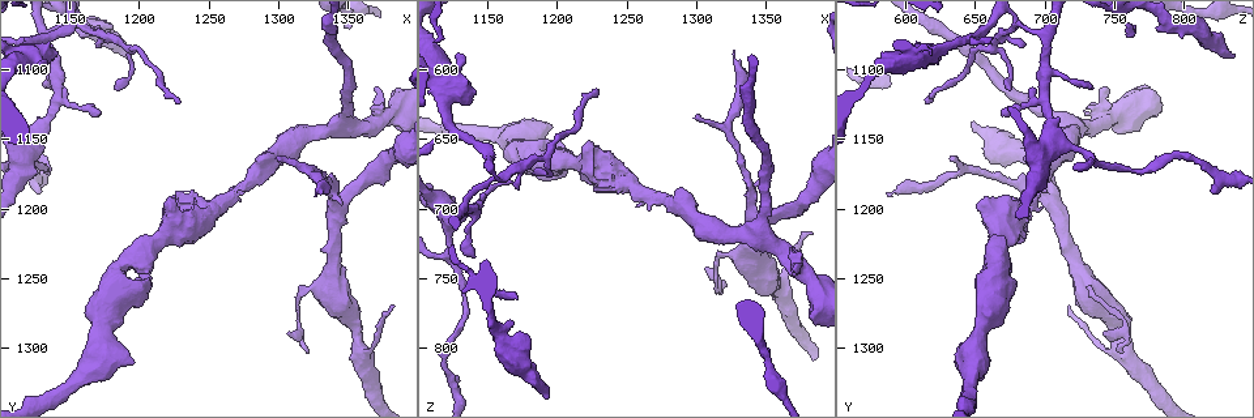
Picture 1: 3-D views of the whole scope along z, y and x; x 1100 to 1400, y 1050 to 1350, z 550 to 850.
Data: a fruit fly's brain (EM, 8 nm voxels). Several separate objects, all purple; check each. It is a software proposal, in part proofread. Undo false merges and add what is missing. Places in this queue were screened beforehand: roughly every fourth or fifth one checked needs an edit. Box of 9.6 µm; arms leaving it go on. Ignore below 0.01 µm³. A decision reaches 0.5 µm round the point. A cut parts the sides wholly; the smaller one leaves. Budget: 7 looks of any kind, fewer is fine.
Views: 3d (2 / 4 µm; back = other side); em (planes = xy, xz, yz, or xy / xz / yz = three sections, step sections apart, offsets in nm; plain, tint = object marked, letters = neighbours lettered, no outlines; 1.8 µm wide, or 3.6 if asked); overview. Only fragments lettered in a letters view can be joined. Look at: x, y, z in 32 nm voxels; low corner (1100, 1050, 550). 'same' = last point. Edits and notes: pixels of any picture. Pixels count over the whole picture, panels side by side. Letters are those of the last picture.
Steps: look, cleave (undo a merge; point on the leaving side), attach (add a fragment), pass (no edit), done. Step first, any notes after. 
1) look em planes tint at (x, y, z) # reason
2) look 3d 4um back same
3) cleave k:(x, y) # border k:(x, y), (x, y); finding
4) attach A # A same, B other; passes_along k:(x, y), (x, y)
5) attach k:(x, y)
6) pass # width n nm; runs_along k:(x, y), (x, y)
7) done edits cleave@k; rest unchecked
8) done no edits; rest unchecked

look 3d 4um at (1230, 1210, 672) # a fork

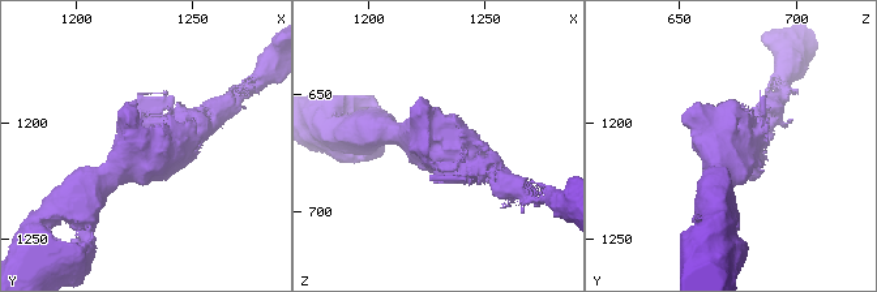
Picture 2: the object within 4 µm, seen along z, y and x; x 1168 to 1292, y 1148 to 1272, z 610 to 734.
look em 3.6um planes tint at (1230, 1213, 671)

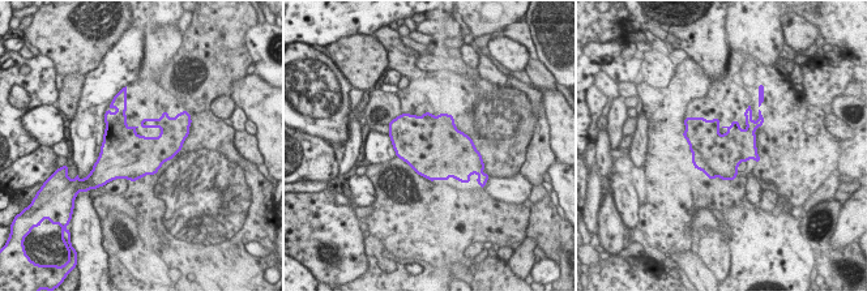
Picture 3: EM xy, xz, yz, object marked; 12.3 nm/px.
look em 3.6um planes letters same

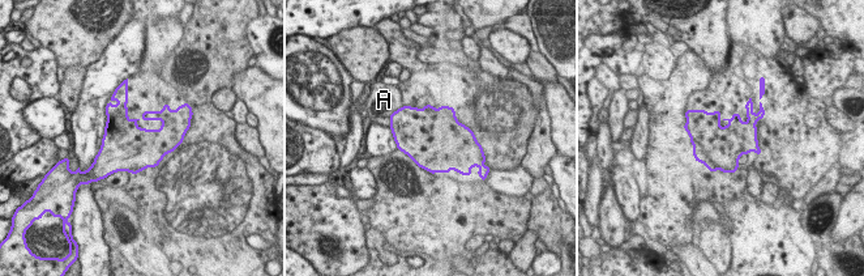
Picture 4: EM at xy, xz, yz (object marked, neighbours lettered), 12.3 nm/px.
pass # width 600 nm; A other; border 4:(402, 105), (396, 111); all the same neuron

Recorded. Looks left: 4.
look em xy step 4 letters at (1128, 1078, 642) # thick turns thin

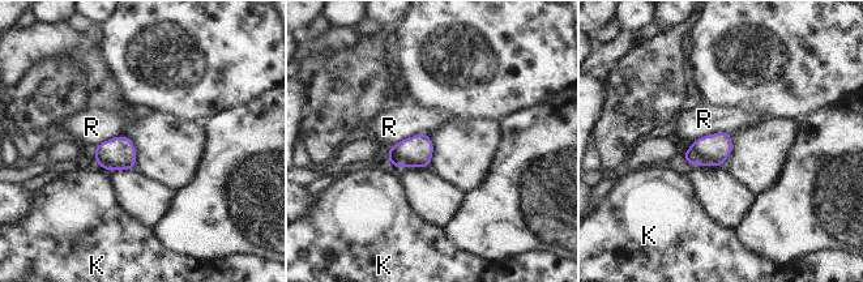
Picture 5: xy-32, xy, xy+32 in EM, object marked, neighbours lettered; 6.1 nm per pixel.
look em planes letters same

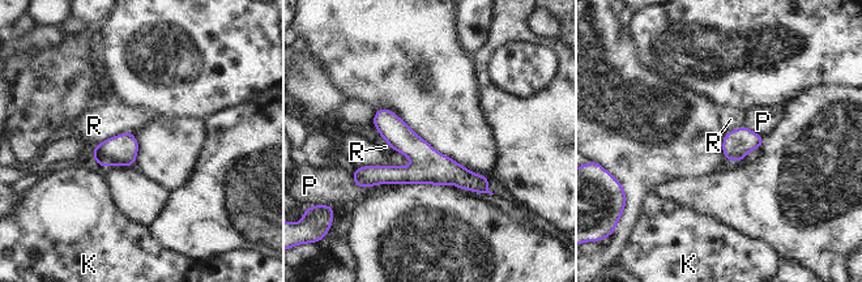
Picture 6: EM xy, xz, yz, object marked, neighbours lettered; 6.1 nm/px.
pass # K other, P other, R other; runs_along 6:(358, 175), (456, 174), (485, 189); one neuron here

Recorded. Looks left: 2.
look 3d 4um back at (1326, 1190, 588) # an open end

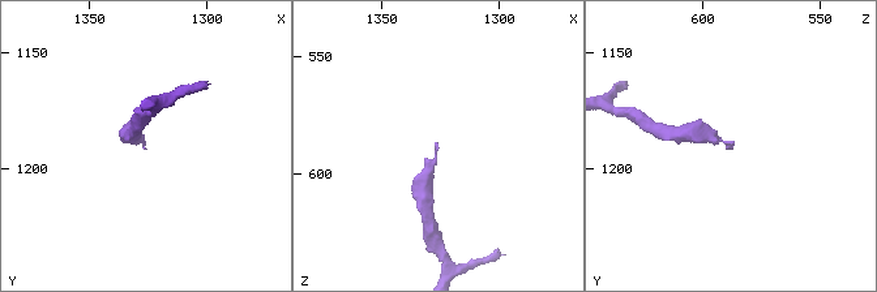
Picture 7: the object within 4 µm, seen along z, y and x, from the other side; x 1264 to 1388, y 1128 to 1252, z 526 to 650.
look em planes letters at (1328, 1191, 588)

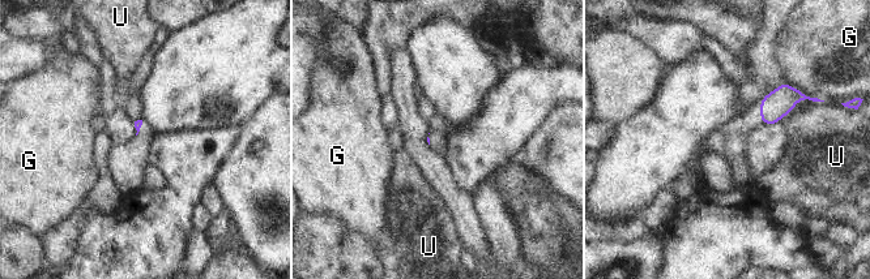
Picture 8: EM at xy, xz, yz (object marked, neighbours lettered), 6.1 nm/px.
pass # G other, U other; border 8:(814, 101), (798, 101), (777, 121); none of them fits

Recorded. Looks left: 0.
done no edits; rest unchecked

